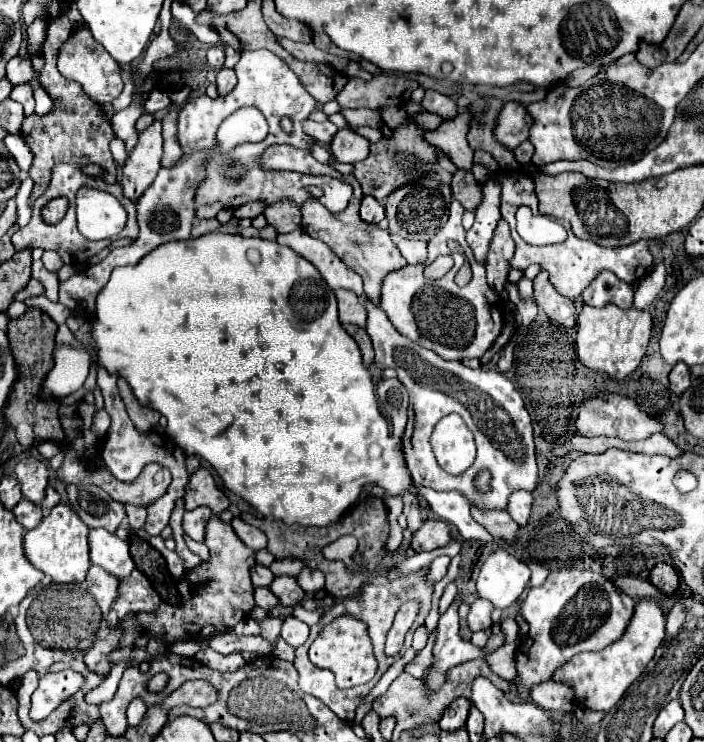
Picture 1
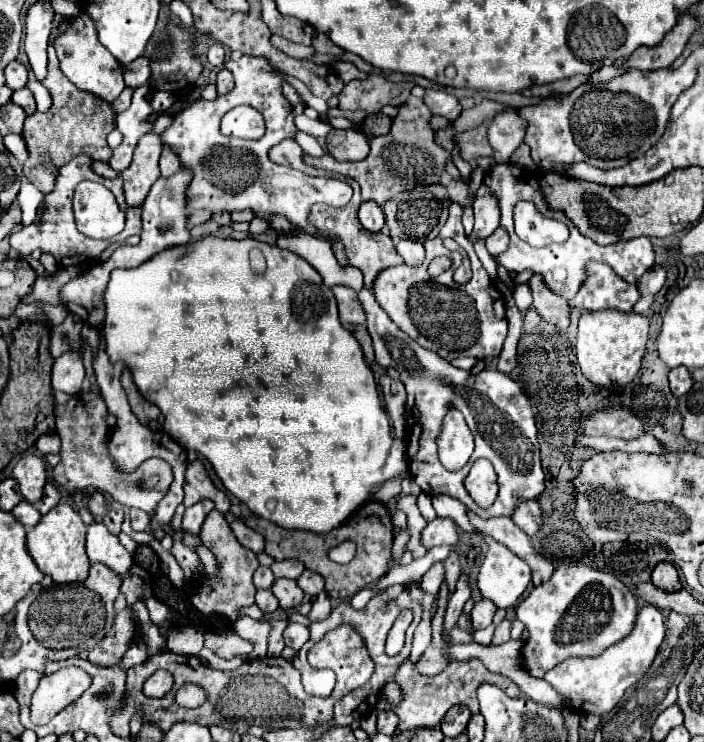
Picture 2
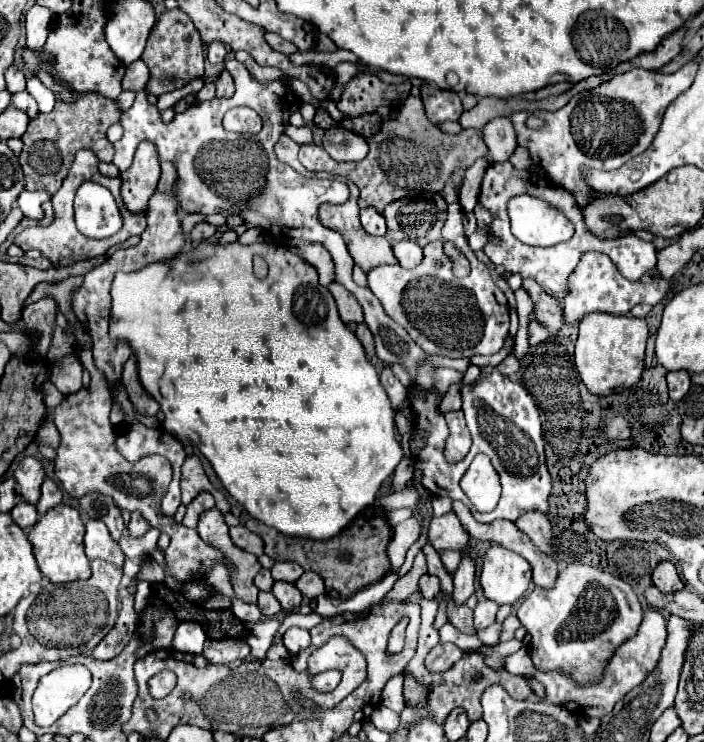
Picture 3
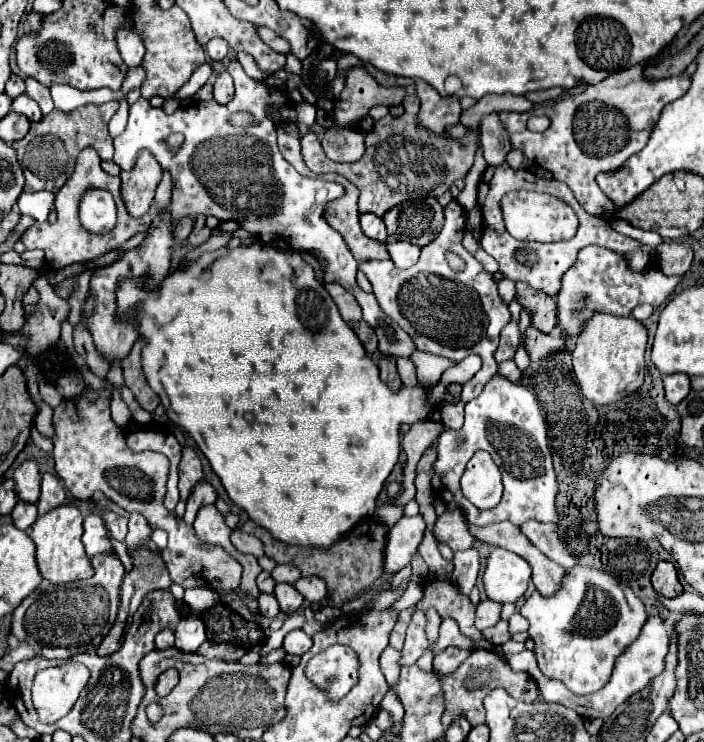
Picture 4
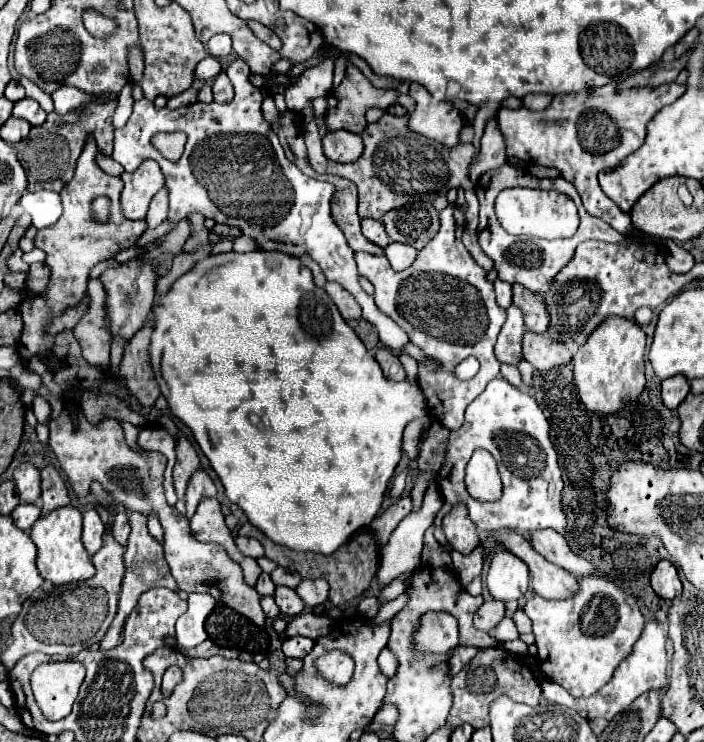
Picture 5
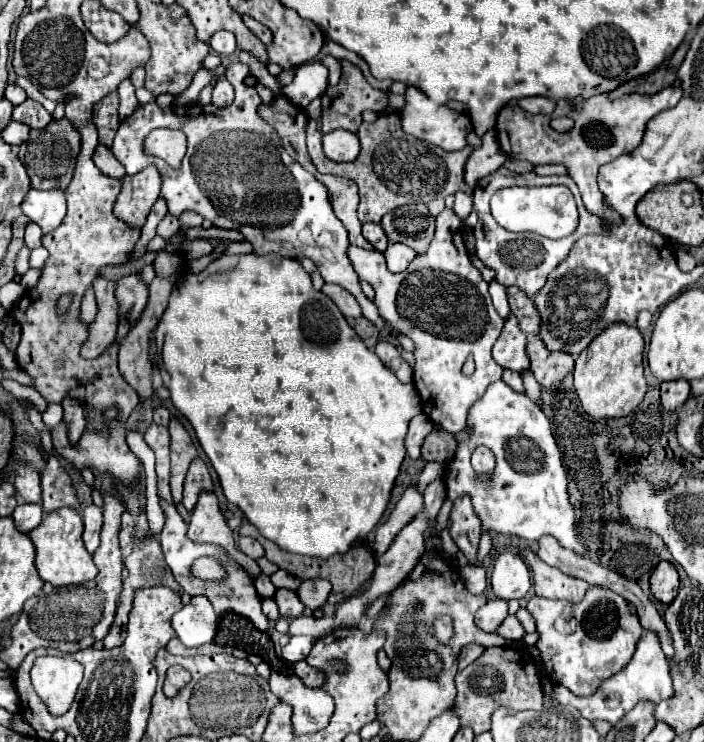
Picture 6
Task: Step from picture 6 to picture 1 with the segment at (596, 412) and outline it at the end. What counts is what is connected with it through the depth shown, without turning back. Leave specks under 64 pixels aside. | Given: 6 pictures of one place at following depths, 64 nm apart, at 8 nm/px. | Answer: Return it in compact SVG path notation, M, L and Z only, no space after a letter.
M612 304L604 308L584 306L578 316L578 336L576 336L578 360L590 370L598 370L606 374L610 380L622 382L640 366L648 348L650 332L652 332L652 316L644 310L636 308L622 310Z

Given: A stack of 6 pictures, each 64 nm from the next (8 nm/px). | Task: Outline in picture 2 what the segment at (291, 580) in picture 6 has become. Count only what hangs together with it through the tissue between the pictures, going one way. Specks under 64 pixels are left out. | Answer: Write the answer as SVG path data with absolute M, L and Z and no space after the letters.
M282 560L272 564L272 572L274 572L274 578L296 580L304 572L304 564L300 564L298 560Z

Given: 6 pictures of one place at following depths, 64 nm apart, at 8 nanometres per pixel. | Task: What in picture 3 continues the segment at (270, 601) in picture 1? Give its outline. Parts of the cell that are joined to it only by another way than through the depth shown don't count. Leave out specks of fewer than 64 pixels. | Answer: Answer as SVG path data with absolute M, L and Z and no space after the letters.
M260 592L256 604L258 604L262 616L268 616L268 618L276 616L276 614L282 610L282 608L280 608L280 602L276 600L276 596L274 596L272 592Z

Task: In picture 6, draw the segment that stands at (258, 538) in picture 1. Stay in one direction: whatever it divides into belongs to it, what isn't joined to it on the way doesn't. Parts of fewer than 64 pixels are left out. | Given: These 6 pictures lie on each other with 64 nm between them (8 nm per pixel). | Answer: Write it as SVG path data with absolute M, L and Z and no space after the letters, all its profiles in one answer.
M240 538L240 540L238 540L238 546L240 546L240 550L242 550L246 556L250 556L250 558L254 558L254 560L258 560L258 558L264 556L264 548L262 548L254 538Z

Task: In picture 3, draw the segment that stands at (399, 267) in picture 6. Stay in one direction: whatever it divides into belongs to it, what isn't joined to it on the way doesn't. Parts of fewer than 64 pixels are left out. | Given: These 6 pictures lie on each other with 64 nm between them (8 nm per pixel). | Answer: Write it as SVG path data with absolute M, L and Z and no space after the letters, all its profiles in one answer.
M410 240L394 244L392 252L394 252L398 264L404 268L414 268L422 262L422 248L418 244L412 244Z

